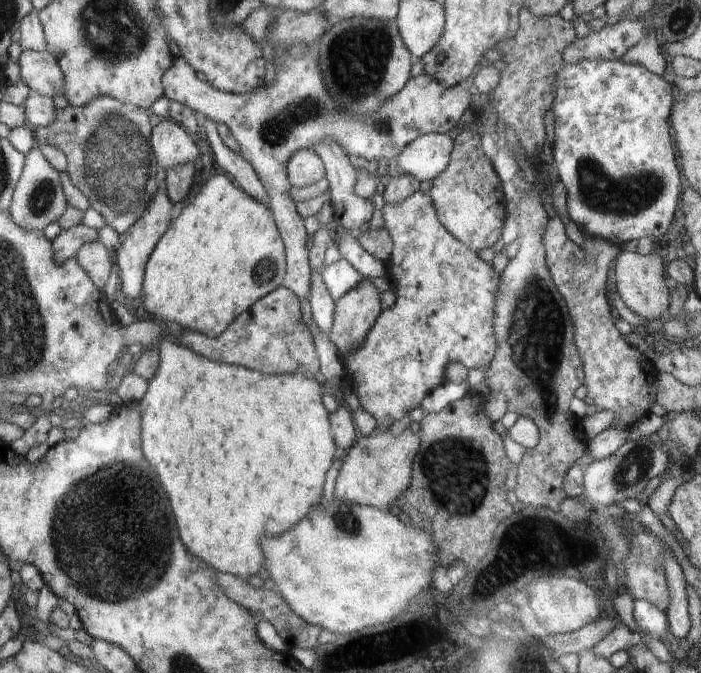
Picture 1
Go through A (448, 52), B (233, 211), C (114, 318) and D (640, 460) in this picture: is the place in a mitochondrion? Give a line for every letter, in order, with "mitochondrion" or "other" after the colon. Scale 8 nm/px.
A: other
B: other
C: other
D: mitochondrion

